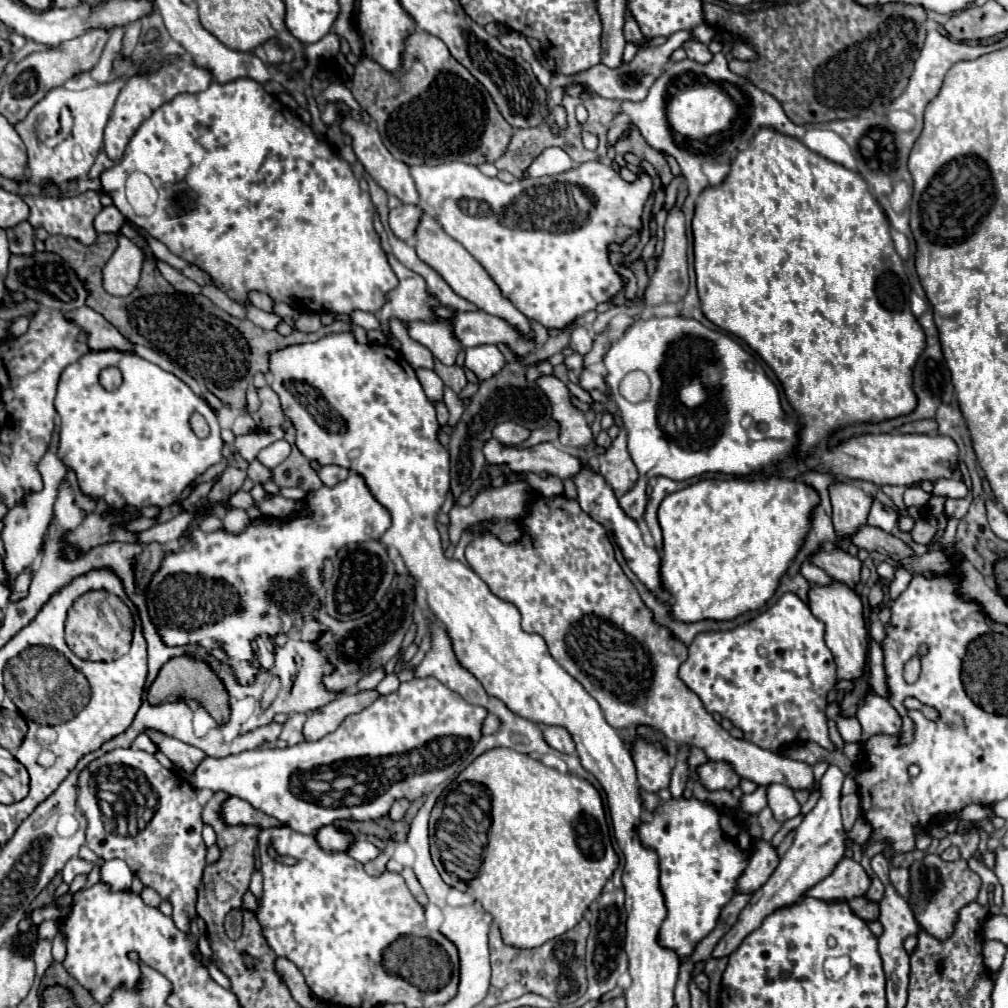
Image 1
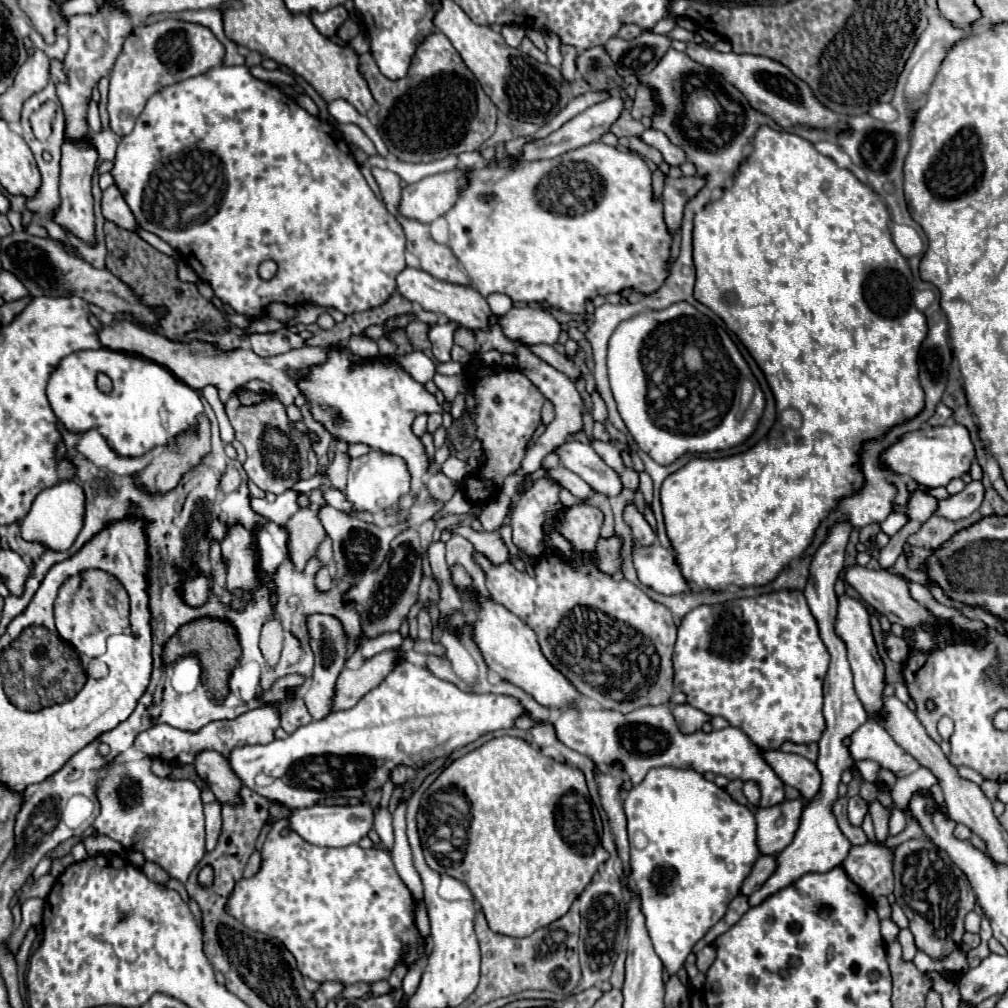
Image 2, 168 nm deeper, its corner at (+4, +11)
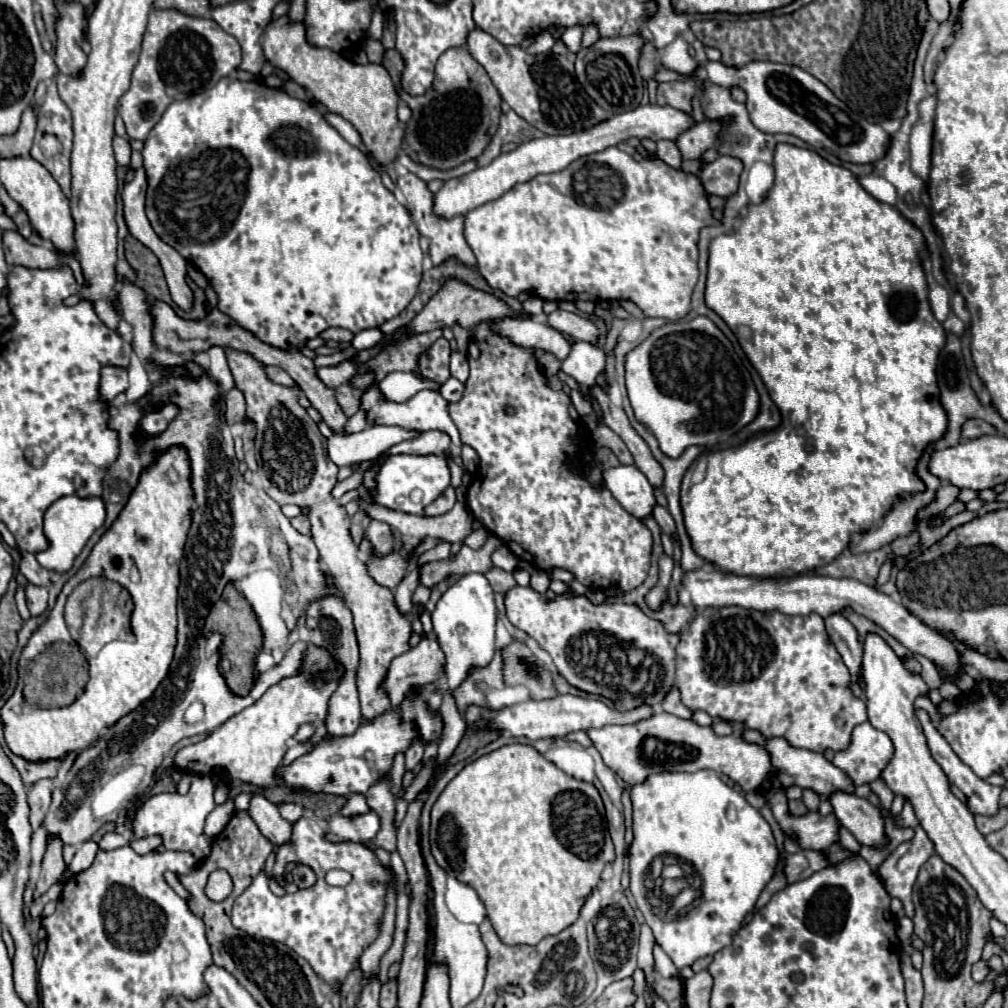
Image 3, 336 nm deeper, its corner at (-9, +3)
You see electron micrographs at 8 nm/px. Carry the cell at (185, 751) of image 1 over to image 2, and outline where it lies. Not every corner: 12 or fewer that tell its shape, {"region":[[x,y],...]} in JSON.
{"region":[[208,749],[194,769],[218,801],[238,803],[238,783],[224,755]]}

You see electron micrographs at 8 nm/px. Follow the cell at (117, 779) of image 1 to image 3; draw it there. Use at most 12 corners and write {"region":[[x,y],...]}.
{"region":[[193,775],[187,795],[161,793],[133,817],[133,837],[161,835],[165,849],[211,847],[213,779]]}

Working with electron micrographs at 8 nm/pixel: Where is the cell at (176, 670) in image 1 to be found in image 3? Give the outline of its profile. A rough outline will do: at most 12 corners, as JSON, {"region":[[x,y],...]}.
{"region":[[233,583],[211,607],[203,635],[223,633],[233,693],[255,683],[263,647],[257,615]]}

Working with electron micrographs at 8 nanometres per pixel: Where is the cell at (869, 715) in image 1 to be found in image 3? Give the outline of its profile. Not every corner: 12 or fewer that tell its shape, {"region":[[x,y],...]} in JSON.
{"region":[[917,709],[933,759],[967,795],[971,813],[995,815],[1001,787],[977,777]]}

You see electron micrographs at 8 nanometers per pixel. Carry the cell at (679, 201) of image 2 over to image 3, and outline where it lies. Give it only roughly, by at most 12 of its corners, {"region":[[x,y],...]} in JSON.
{"region":[[719,155],[703,165],[701,181],[709,195],[737,193],[741,159]]}

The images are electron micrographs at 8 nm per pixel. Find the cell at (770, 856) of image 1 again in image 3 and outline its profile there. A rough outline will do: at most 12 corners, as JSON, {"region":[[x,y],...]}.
{"region":[[785,791],[767,799],[773,817],[803,849],[829,849],[839,841],[831,813],[793,817]]}

